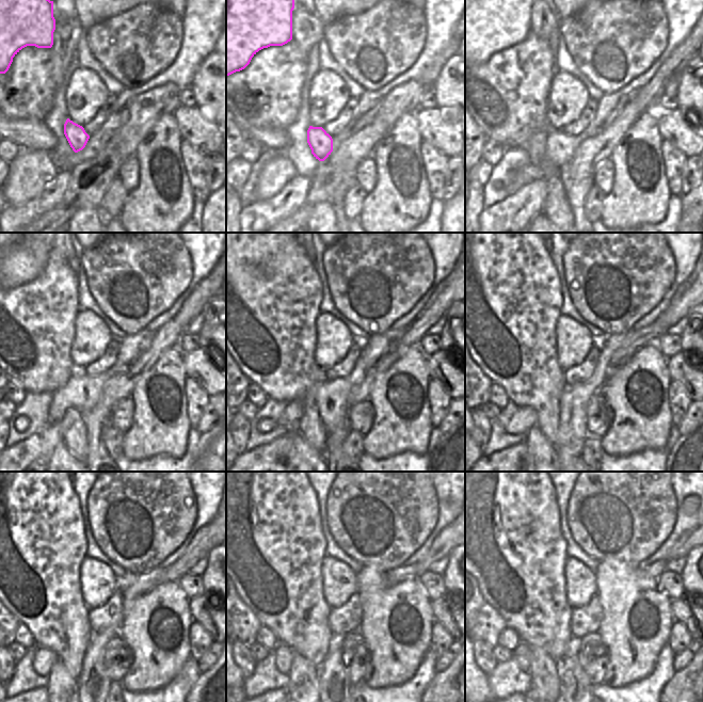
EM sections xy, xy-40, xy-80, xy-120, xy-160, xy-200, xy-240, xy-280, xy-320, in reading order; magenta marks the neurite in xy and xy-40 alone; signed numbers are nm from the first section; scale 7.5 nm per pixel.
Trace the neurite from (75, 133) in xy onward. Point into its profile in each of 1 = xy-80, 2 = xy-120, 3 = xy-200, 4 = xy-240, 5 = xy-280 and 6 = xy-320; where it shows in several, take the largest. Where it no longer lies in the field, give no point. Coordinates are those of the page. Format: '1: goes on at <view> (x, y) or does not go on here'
1: goes on at xy-80 (560, 148)
2: goes on at xy-120 (82, 392)
3: goes on at xy-200 (572, 434)
4: goes on at xy-240 (94, 682)
5: goes on at xy-280 (335, 685)
6: goes on at xy-320 (574, 686)

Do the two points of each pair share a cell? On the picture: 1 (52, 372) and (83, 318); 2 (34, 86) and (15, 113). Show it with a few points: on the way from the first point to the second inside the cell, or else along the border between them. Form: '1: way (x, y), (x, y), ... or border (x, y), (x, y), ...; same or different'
1: border (79, 310), (75, 318), (75, 338), (69, 357); different
2: way (28, 93), (15, 107); same

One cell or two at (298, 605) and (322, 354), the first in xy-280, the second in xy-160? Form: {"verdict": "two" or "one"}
{"verdict": "two"}

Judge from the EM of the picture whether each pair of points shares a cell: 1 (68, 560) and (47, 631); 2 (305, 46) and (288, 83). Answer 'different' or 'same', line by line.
1: same
2: different

